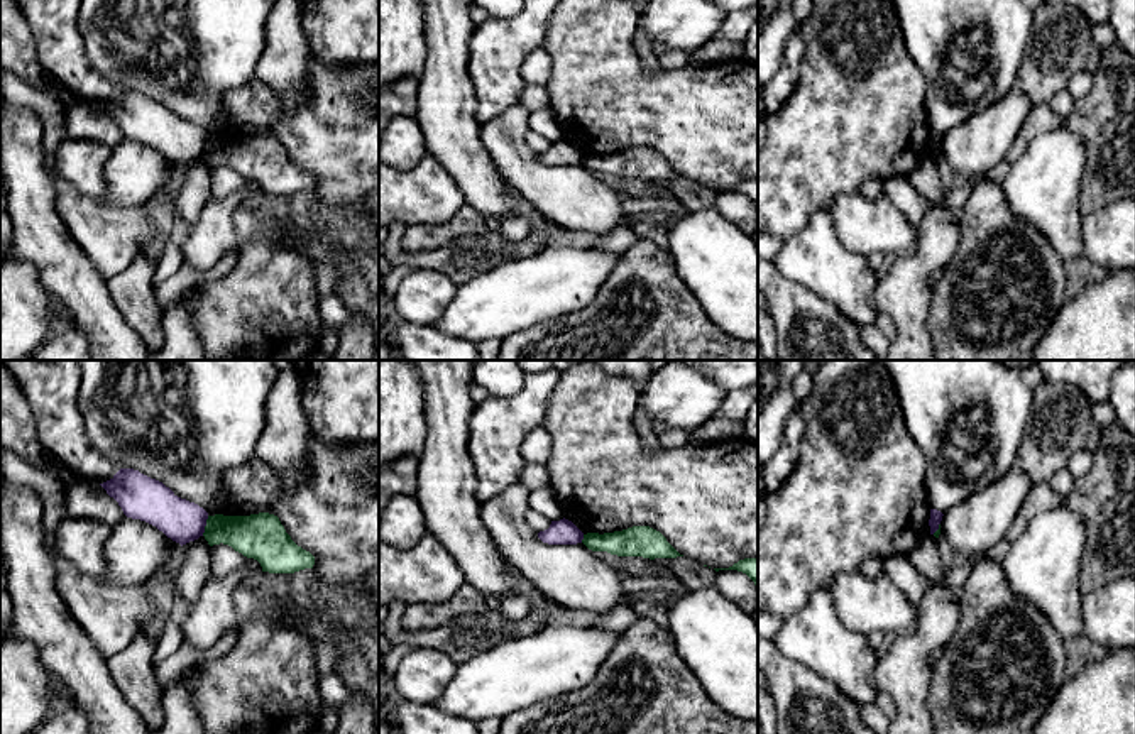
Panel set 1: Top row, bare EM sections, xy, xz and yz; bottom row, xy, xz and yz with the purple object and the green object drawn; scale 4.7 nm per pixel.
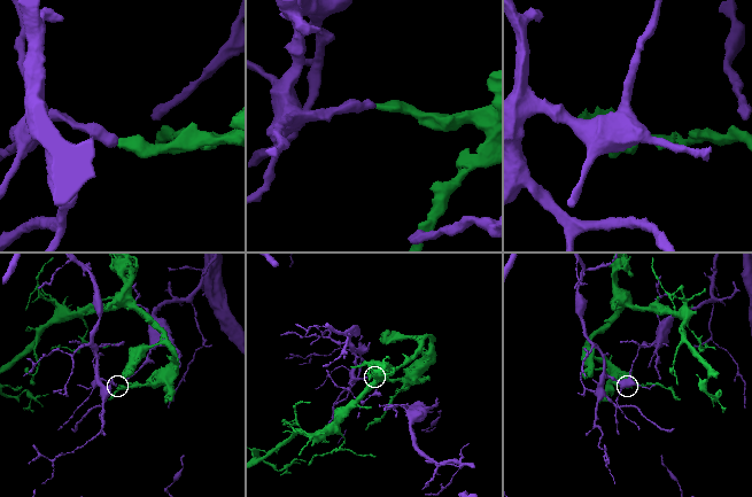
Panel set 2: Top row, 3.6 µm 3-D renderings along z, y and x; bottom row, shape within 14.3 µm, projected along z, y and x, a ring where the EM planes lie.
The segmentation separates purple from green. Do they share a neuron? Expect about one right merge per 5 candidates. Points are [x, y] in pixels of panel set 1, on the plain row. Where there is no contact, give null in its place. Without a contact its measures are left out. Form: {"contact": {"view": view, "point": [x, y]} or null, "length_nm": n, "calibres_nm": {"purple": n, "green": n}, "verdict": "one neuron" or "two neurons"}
{"contact": {"view": "xy", "point": [203, 147]}, "length_nm": 100, "calibres_nm": {"purple": 200, "green": 200}, "verdict": "two neurons"}

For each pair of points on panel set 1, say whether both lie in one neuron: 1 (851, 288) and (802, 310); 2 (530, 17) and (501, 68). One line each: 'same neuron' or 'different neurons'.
1: different neurons
2: same neuron

